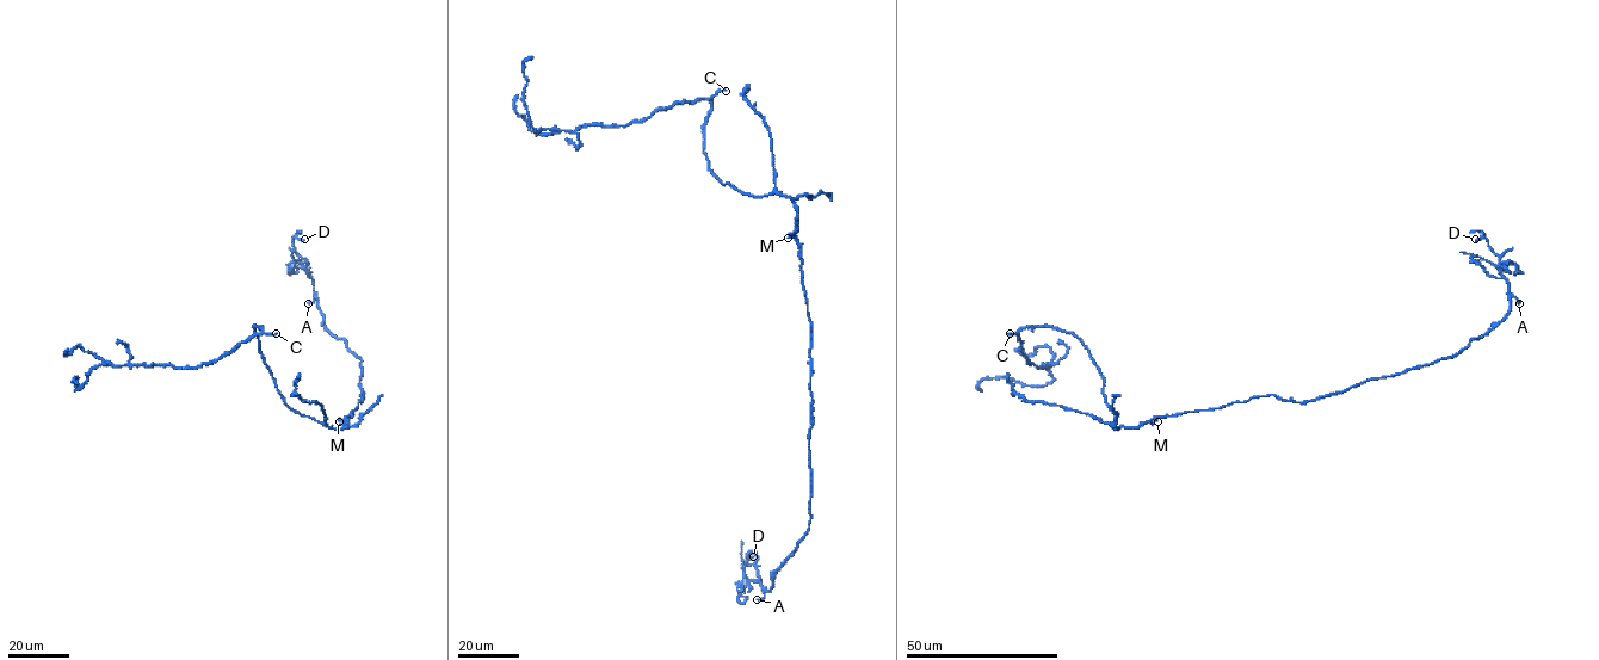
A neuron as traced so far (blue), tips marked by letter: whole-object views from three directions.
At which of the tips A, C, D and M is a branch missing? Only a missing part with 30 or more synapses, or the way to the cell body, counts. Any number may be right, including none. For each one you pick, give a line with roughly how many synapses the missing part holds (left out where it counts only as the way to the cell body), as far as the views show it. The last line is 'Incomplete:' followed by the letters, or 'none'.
Incomplete: none

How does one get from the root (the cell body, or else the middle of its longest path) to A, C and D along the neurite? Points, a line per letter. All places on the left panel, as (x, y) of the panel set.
A: (347, 425), (362, 399), (360, 359), (326, 328), (318, 298), (308, 303)
C: (347, 425), (329, 427), (296, 413), (285, 402), (259, 349), (254, 327), (261, 327), (264, 333), (276, 333)
D: (347, 425), (362, 399), (360, 359), (325, 326), (313, 281), (292, 245), (295, 238), (304, 239)

